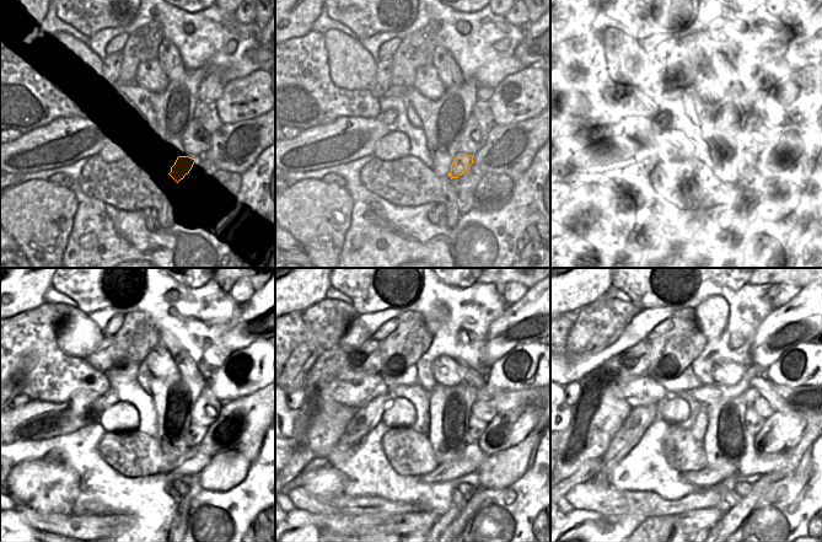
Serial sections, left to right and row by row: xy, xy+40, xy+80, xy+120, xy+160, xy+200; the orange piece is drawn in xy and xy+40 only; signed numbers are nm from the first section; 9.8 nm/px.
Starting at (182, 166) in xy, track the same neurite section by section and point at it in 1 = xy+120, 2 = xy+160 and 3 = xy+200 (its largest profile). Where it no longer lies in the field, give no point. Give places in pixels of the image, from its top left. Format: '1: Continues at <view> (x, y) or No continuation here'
1: Continues at xy+120 (197, 430)
2: Continues at xy+160 (476, 425)
3: Continues at xy+200 (753, 422)

